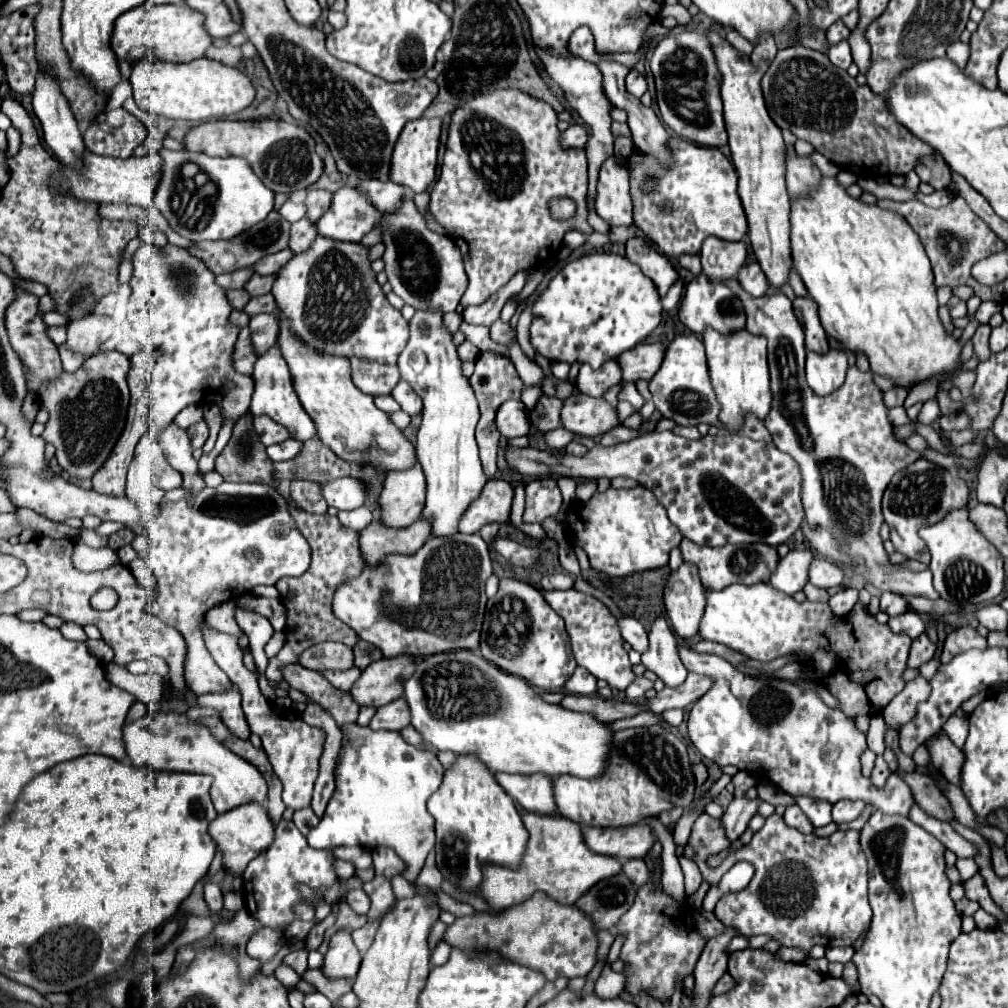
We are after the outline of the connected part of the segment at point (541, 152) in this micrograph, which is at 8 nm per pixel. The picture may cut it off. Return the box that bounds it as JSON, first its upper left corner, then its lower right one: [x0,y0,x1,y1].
[429,90,591,306]

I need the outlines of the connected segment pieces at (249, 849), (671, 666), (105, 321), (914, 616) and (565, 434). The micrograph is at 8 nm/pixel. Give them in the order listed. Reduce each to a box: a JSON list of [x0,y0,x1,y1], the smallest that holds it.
[[209,802,275,874],[641,618,687,688],[65,314,111,358],[889,608,927,640],[543,428,575,450]]

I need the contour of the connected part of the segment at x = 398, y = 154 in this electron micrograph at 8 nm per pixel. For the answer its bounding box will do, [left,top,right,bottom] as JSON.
[391,118,441,192]

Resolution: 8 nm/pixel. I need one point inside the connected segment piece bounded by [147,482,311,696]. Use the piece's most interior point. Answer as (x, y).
(218, 545)

